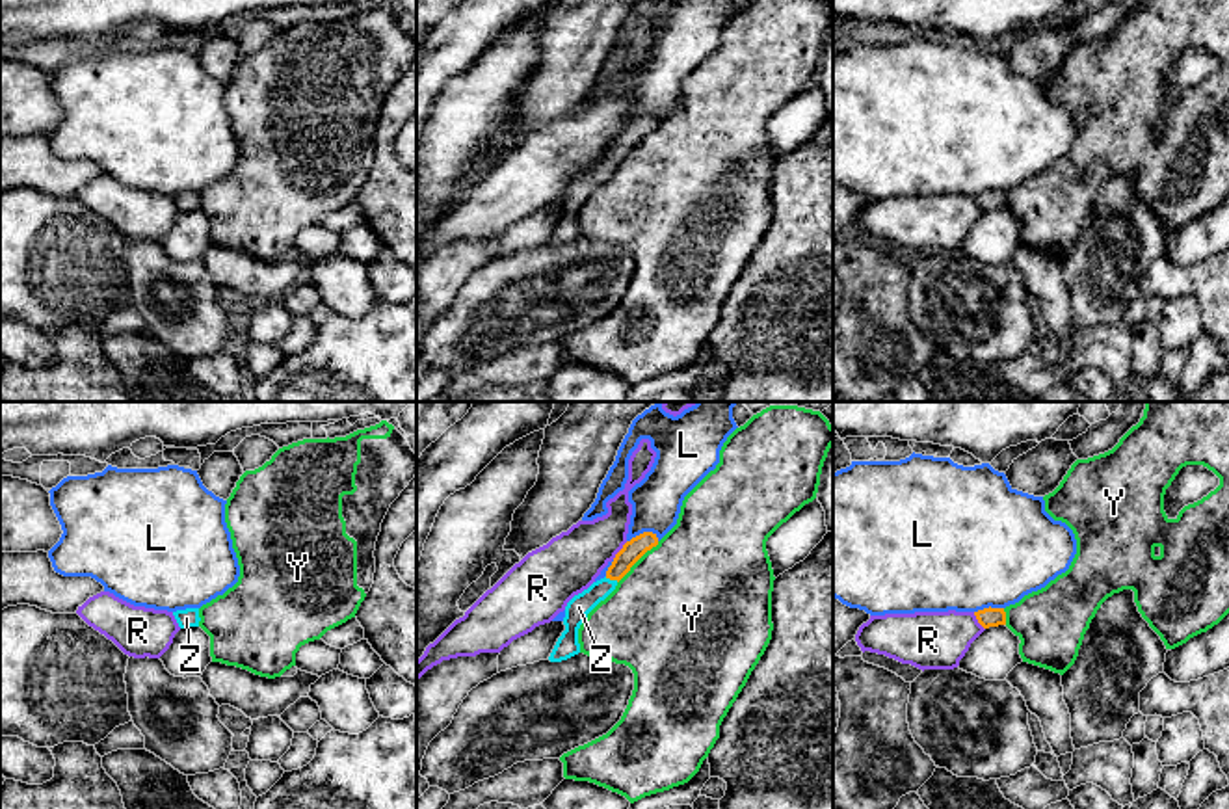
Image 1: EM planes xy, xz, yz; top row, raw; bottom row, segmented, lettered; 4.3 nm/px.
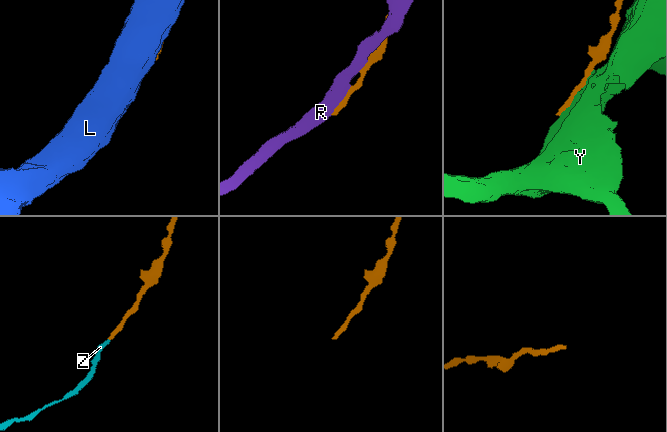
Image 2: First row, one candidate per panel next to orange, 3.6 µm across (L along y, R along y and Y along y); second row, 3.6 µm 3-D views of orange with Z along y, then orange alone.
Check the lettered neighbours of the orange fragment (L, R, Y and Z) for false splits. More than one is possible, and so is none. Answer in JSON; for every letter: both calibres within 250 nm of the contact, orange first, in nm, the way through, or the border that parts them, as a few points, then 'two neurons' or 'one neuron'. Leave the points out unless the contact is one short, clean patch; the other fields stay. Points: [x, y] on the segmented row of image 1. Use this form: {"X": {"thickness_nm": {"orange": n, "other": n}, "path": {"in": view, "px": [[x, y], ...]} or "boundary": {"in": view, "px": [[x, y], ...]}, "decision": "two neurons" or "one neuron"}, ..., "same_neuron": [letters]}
{"L": {"thickness_nm": {"orange": 90, "other": 220}, "decision": "two neurons"}, "R": {"thickness_nm": {"orange": 90, "other": 260}, "decision": "two neurons"}, "Y": {"thickness_nm": {"orange": 90, "other": 500}, "decision": "two neurons"}, "Z": {"thickness_nm": {"orange": 90, "other": 100}, "path": {"in": "xz", "px": [[636, 547], [612, 579], [579, 607]]}, "decision": "one neuron"}, "same_neuron": ["Z"]}

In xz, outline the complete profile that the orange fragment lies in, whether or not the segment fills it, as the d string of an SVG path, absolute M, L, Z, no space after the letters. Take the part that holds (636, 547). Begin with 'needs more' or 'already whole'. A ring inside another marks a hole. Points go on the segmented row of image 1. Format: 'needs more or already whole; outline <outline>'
needs more; outline M643 532L623 545L615 554L606 577L593 582L588 590L575 595L565 606L565 630L558 638L548 660L562 662L580 653L578 629L588 614L604 601L617 586L617 582L630 571L630 567L653 547L658 537L653 532Z

